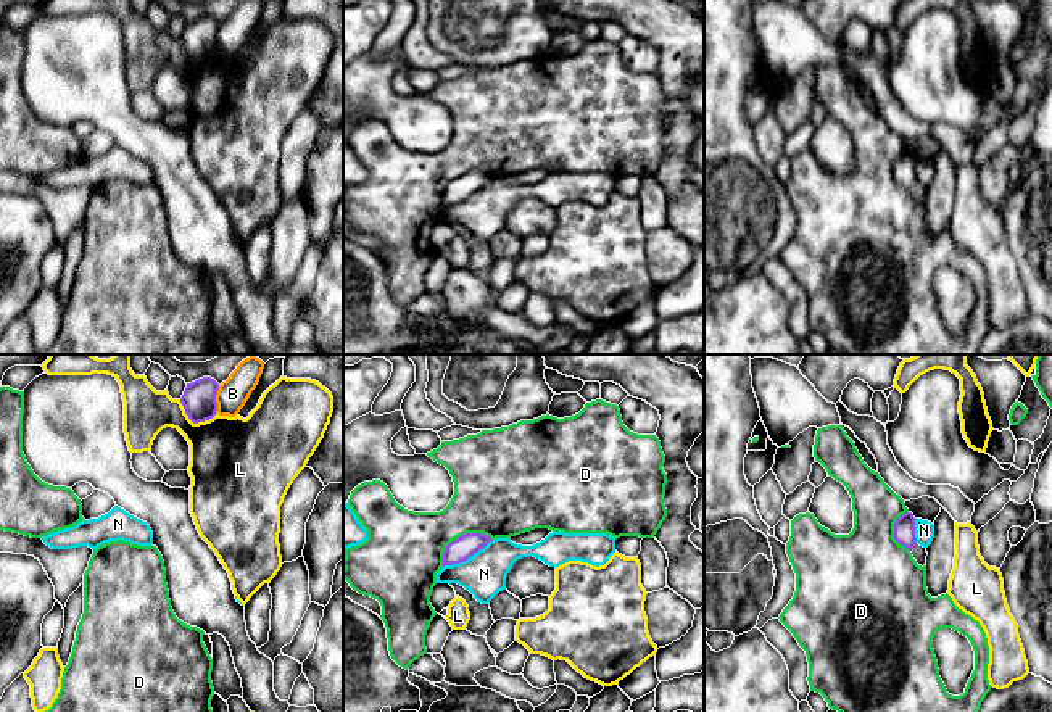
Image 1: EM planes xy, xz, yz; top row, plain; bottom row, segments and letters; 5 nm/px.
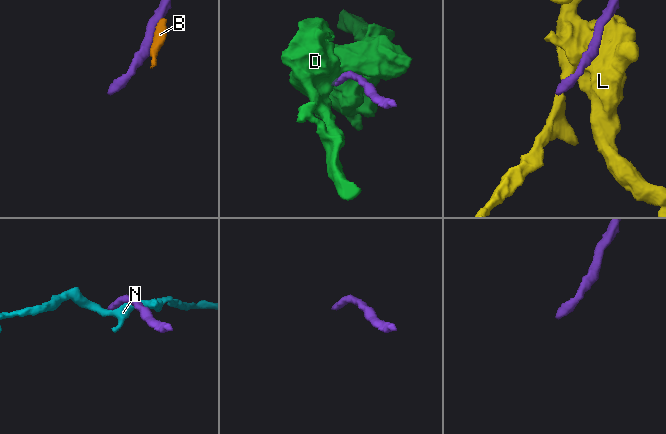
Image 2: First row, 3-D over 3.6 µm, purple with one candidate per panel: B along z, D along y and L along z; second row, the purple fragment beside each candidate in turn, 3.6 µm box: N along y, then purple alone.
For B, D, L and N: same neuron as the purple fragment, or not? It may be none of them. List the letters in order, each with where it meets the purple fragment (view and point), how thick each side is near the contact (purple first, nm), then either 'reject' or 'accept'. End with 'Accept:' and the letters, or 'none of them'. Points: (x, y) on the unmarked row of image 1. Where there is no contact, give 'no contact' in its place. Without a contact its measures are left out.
B: xy (215, 39) | 170/150 nm | reject
D: xz (459, 176) | 120/360 nm | reject
L: xy (194, 62) | 170/400 nm | reject
N: xz (468, 197) | 120/220 nm | reject
Accept: none of them

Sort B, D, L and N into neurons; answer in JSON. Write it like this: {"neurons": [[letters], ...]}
{"neurons": [["B", "N"], ["D"], ["L"]]}

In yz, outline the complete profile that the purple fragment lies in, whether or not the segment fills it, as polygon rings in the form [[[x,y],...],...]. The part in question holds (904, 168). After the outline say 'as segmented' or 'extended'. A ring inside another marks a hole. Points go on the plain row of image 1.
[[[912,151],[902,153],[894,163],[894,179],[905,185],[918,205],[926,205],[926,187],[920,185],[915,177],[915,156]]] | extended

